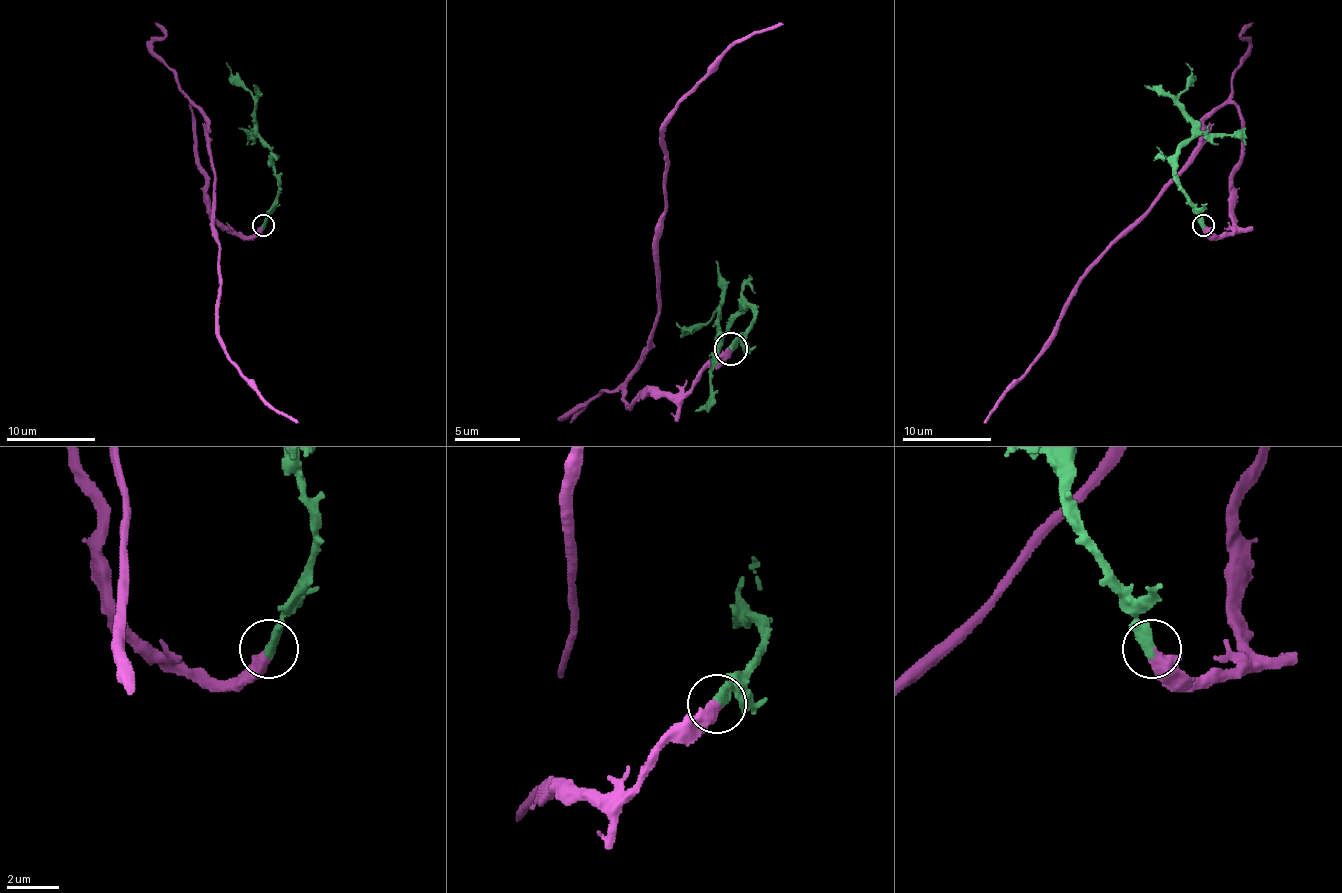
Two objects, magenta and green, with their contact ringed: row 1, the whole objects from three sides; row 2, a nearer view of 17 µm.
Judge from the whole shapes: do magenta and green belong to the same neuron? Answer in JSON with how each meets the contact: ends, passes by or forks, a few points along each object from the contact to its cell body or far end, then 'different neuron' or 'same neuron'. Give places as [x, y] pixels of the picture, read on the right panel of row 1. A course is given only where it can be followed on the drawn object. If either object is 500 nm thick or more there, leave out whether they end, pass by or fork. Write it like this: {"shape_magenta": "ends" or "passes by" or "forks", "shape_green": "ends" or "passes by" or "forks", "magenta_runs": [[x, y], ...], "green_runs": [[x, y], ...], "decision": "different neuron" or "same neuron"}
{"shape_magenta": "ends", "shape_green": "ends", "magenta_runs": [[1203, 225], [1225, 236], [1234, 220], [1232, 103], [1203, 123], [1194, 160], [1081, 280], [1054, 338], [983, 422]], "green_runs": [[1203, 225], [1176, 167], [1178, 149], [1192, 136], [1192, 121], [1178, 96], [1192, 74], [1185, 63]], "decision": "same neuron"}

